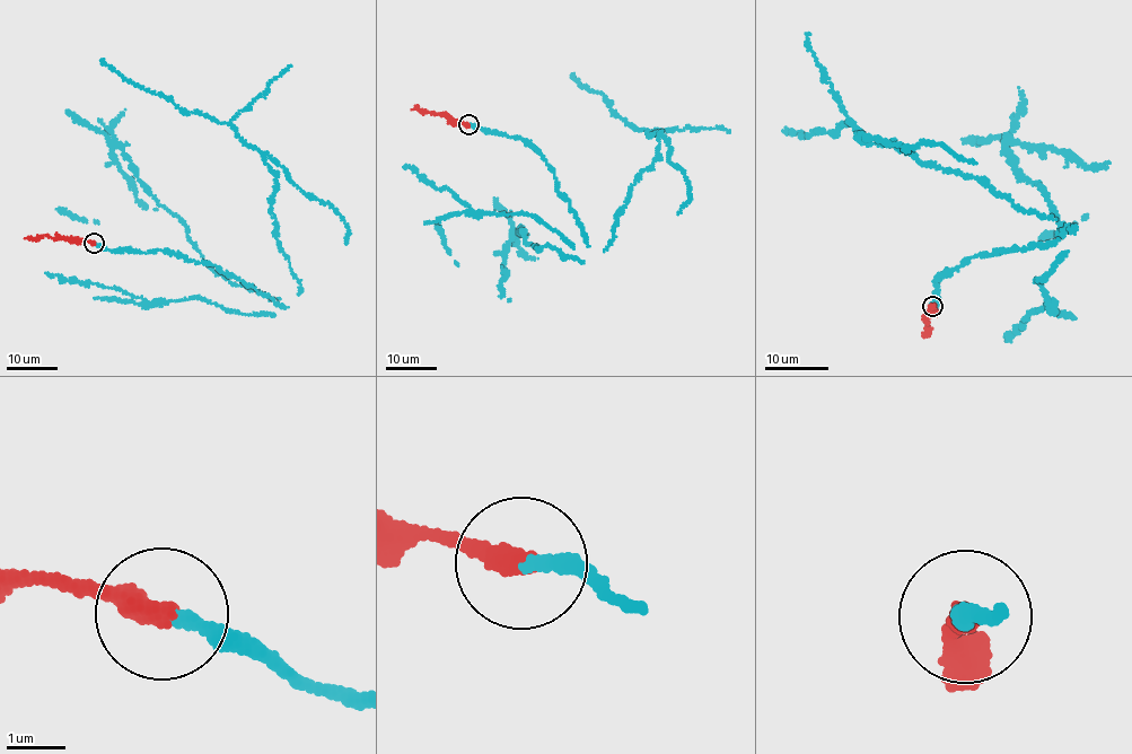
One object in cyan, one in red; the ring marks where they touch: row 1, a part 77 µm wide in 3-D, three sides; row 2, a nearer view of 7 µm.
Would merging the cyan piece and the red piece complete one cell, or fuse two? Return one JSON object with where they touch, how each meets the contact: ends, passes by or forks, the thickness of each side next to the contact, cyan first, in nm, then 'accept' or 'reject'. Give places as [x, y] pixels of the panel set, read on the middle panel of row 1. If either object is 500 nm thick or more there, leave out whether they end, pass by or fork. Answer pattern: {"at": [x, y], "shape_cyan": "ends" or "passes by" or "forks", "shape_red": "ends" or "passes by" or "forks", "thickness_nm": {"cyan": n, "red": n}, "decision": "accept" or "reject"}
{"at": [468, 124], "shape_cyan": "ends", "shape_red": "ends", "thickness_nm": {"cyan": 240, "red": 400}, "decision": "accept"}

